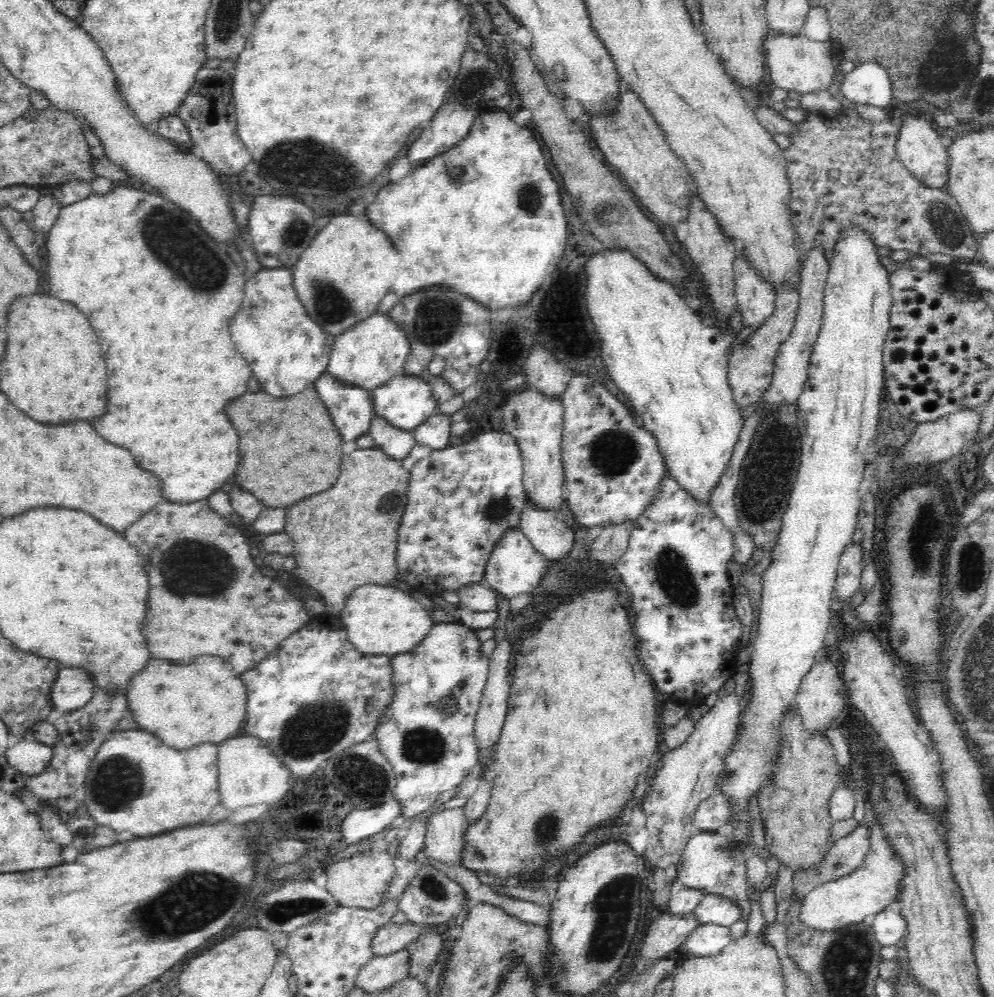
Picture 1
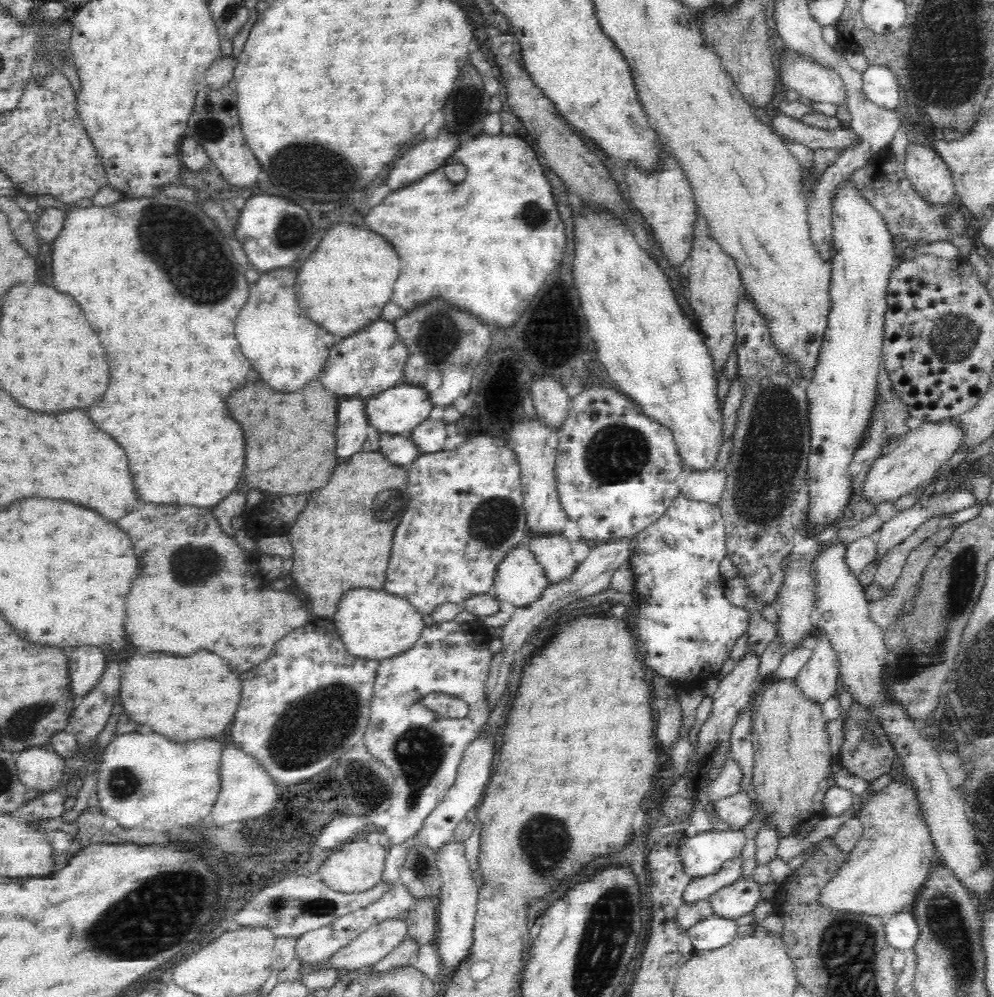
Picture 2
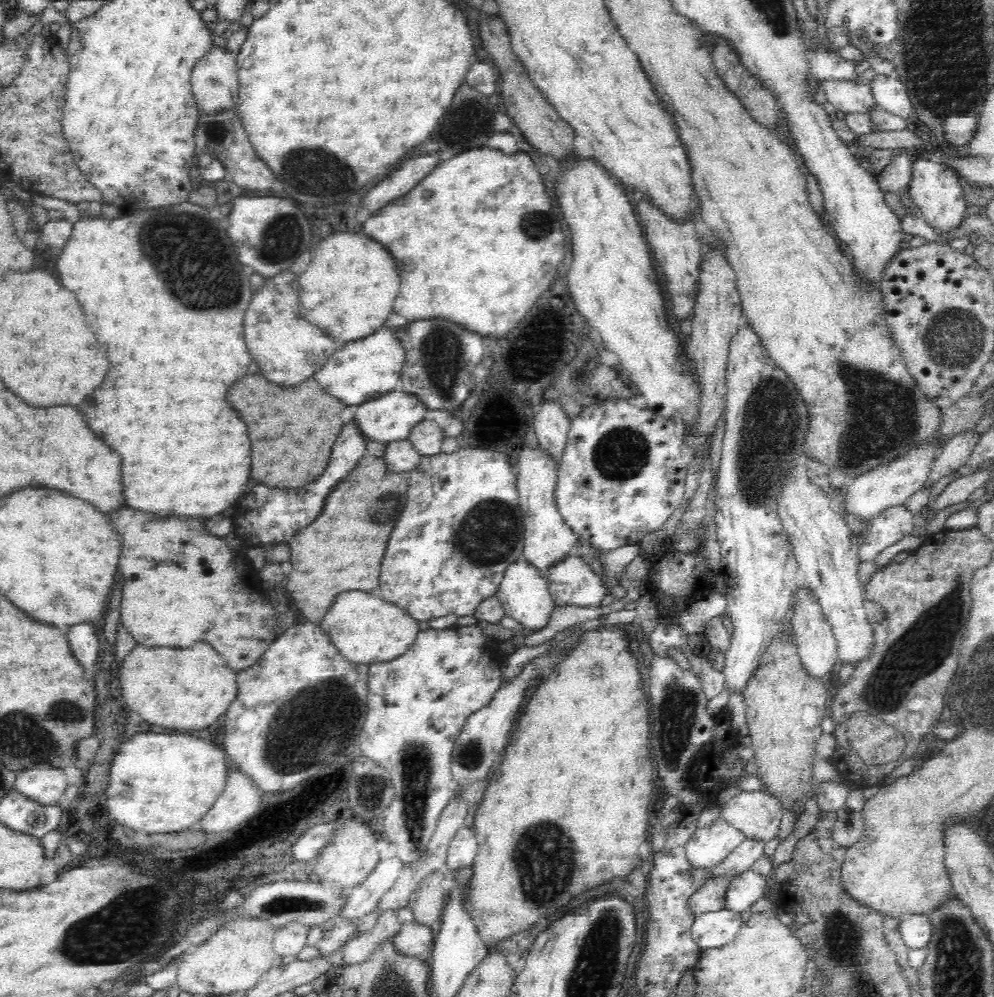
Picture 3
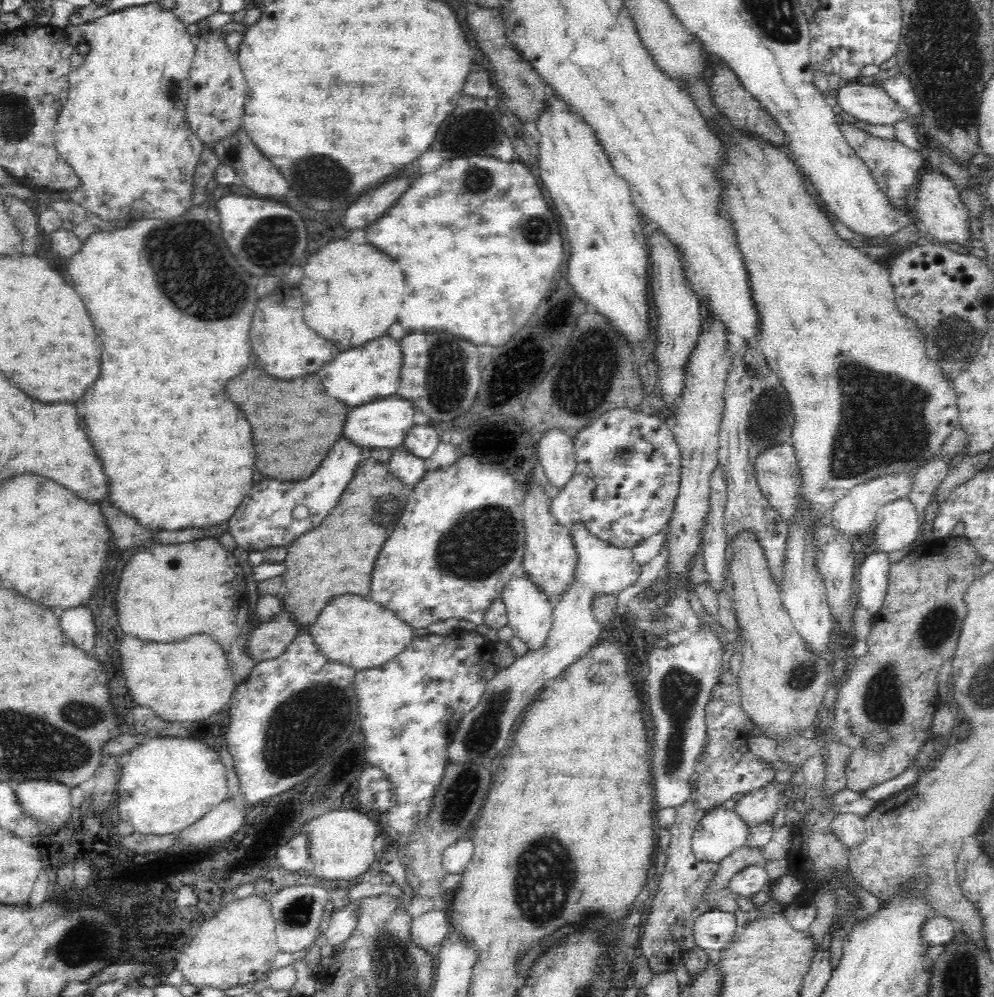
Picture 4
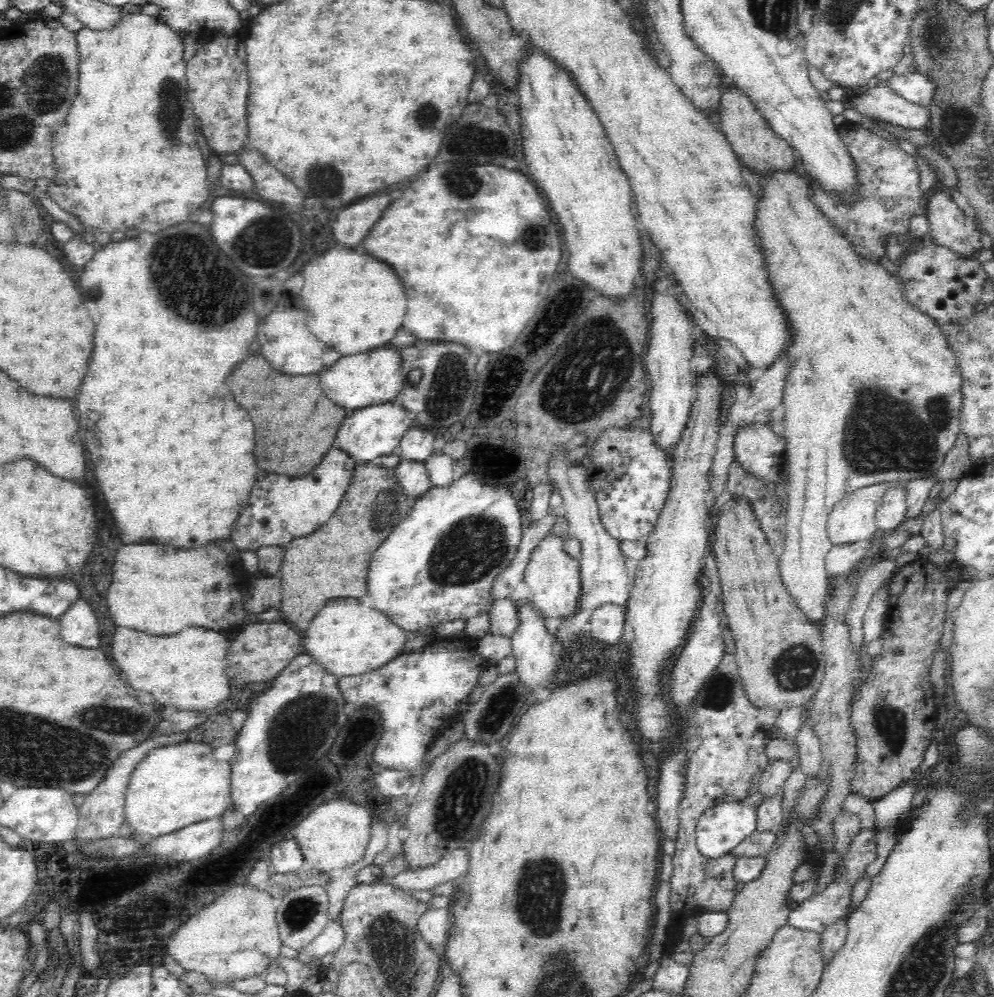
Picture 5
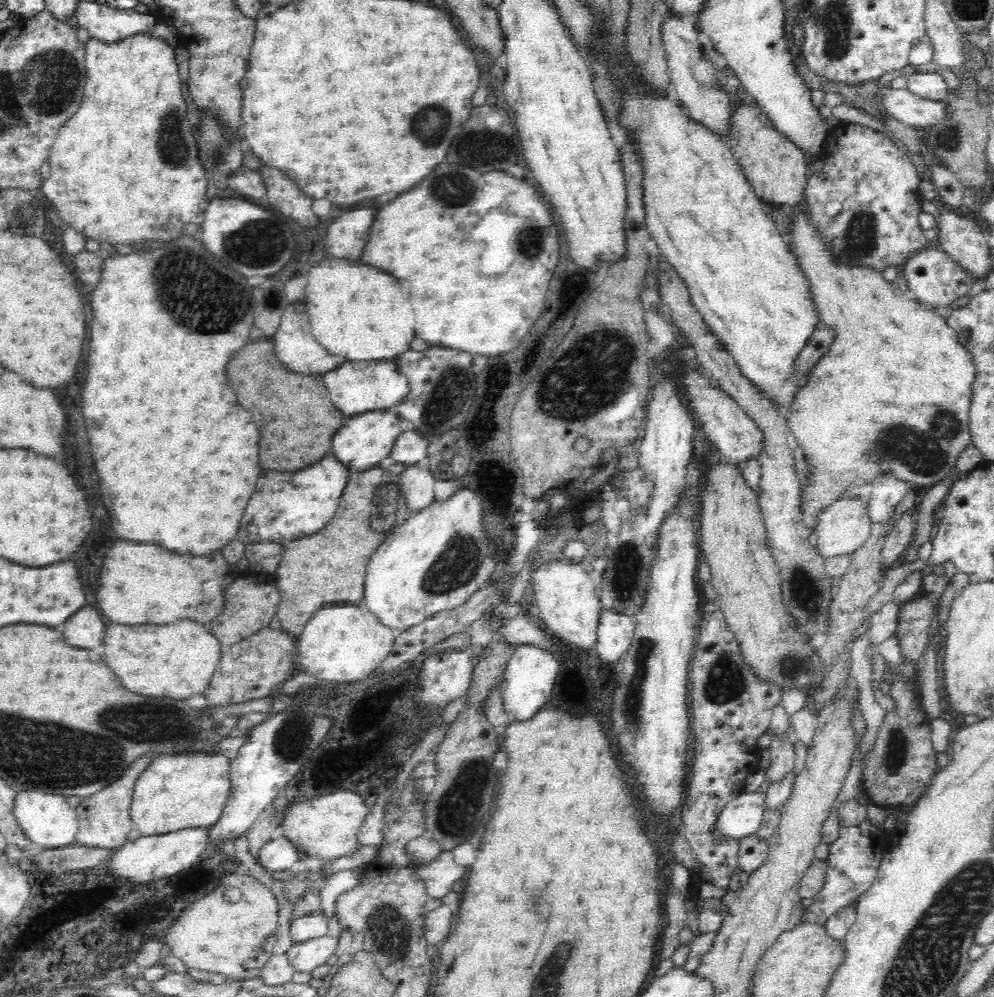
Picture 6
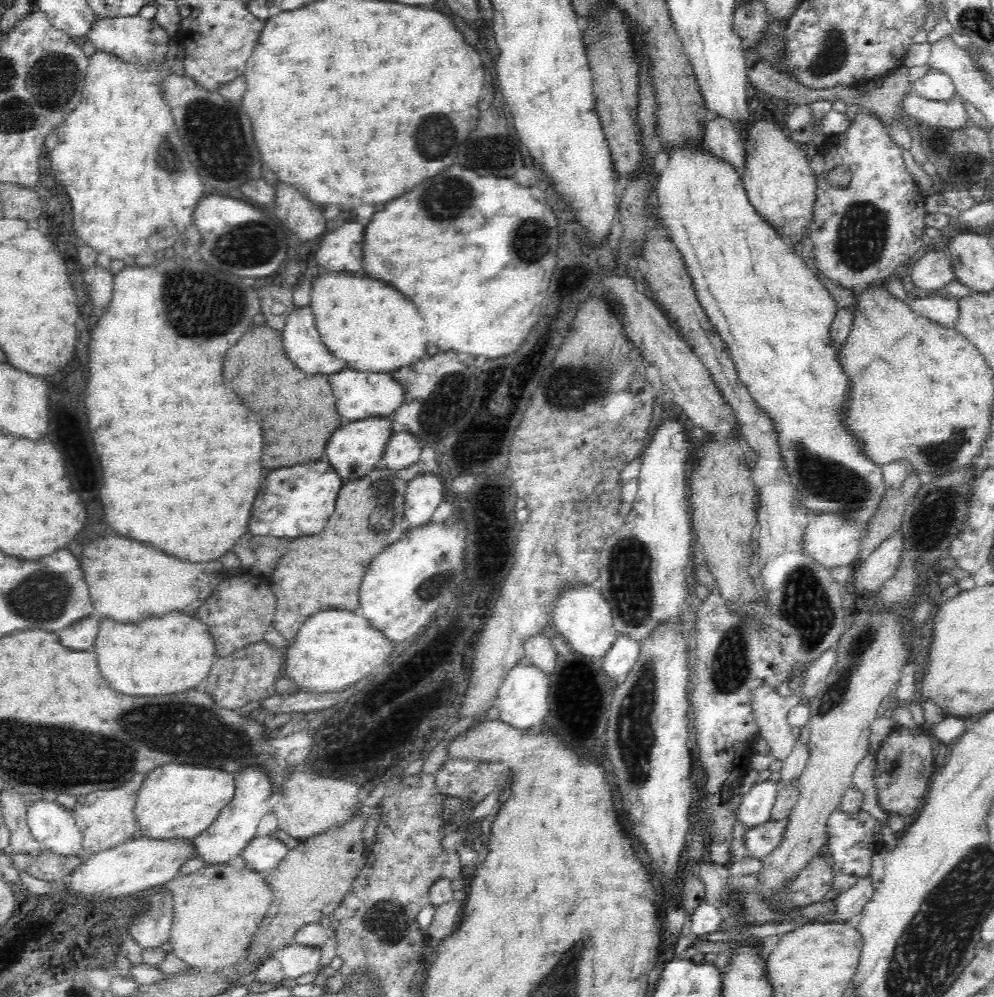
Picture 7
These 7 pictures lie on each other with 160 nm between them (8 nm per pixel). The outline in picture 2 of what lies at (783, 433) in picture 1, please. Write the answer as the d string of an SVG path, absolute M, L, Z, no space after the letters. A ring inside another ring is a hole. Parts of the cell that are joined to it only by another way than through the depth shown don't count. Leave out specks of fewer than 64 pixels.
M743 292L736 307L734 319L736 358L738 358L739 383L741 384L740 406L736 411L735 432L732 437L730 458L723 469L725 472L725 487L719 498L718 505L724 521L724 540L727 551L725 557L736 568L736 576L744 580L748 588L748 601L758 604L758 612L768 604L776 604L786 580L786 558L794 550L793 524L794 511L792 502L801 484L802 475L808 467L808 456L811 454L810 407L806 386L796 383L796 379L784 369L784 359L772 346L769 332L763 318L758 314L754 305L746 299Z

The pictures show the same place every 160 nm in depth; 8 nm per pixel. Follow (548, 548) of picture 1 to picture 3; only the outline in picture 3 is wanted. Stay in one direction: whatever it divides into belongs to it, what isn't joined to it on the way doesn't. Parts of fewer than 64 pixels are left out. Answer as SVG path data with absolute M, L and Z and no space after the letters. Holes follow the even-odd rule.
M570 555L551 568L547 583L555 606L600 608L607 587L580 557Z

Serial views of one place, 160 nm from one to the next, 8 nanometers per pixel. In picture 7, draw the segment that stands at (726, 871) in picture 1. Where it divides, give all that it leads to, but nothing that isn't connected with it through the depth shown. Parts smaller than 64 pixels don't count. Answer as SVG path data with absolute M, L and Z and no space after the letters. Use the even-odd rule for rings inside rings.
M762 780L742 796L735 809L735 818L747 828L770 821L779 789L778 782Z

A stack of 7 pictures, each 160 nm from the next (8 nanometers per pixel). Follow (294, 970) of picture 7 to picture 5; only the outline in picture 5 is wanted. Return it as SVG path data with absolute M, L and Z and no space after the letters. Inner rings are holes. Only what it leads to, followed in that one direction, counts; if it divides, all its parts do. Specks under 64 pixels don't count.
M329 922L312 942L309 942L306 947L297 951L297 960L300 964L310 967L312 962L318 962L326 954L336 952L344 944L344 941L345 932L339 922Z

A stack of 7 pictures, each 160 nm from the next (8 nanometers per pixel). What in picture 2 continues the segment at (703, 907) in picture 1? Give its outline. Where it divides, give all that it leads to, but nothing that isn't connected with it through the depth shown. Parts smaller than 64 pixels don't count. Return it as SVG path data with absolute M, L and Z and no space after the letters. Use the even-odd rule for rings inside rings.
M740 877L736 882L711 894L710 905L716 915L737 920L756 908L761 899L760 885L752 878Z

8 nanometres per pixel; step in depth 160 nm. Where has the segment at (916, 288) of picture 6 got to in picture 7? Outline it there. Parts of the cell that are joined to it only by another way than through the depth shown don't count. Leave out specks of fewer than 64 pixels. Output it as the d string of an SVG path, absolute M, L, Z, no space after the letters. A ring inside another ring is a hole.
M939 248L922 251L910 266L912 282L928 292L940 293L943 286L955 279L951 258Z

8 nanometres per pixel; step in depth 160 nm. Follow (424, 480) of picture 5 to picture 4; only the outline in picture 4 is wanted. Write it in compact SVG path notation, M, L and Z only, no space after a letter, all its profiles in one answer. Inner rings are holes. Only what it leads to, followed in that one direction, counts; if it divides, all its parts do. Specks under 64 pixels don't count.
M402 445L392 451L388 465L390 471L410 490L424 478L427 470L424 459L410 454Z

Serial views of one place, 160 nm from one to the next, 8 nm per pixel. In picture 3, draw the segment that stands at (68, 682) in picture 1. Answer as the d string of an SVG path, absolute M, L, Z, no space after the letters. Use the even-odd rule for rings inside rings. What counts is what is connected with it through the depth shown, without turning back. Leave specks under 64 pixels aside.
M82 622L82 624L70 626L68 642L70 642L74 657L80 662L85 672L92 675L99 651L99 640L92 622L90 624Z

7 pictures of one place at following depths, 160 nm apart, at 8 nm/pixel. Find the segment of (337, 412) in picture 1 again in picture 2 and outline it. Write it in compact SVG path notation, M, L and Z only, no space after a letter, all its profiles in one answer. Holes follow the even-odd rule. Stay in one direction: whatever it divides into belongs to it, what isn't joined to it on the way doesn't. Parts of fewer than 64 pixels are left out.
M358 398L340 400L338 414L338 442L336 442L336 458L340 462L352 458L356 452L362 451L367 439L369 424L365 415L365 401Z

